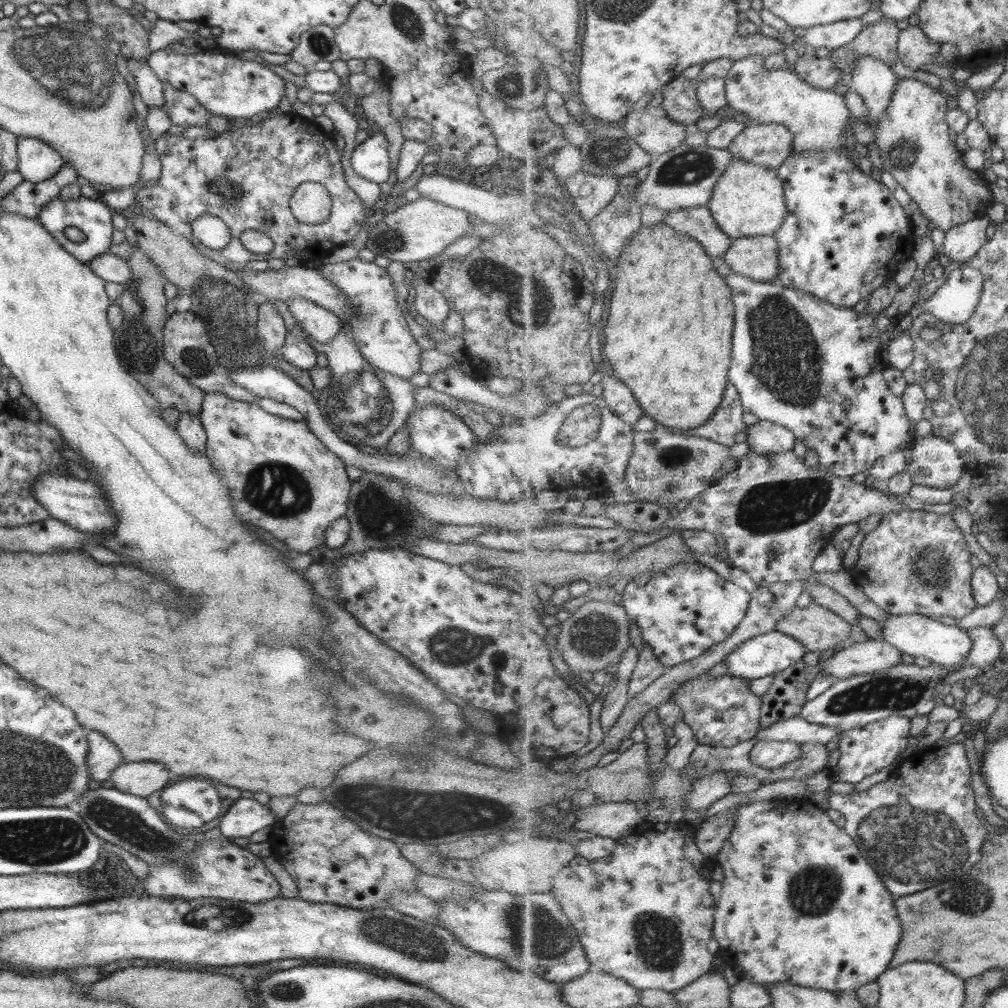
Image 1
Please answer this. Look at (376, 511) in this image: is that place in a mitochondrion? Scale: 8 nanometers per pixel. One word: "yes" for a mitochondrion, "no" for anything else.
yes

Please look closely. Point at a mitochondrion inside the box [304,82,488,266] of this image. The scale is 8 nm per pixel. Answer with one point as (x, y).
(398, 239)

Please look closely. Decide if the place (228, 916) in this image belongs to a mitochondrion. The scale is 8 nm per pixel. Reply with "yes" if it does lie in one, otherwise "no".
yes

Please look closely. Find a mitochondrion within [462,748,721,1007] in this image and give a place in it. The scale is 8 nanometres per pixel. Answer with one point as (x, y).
(551, 937)

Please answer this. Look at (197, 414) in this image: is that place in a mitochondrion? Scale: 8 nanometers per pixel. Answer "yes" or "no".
no

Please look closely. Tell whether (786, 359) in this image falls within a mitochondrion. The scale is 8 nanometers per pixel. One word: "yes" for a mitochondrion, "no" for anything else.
yes

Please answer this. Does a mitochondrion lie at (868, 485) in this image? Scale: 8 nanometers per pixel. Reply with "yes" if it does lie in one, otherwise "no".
no

